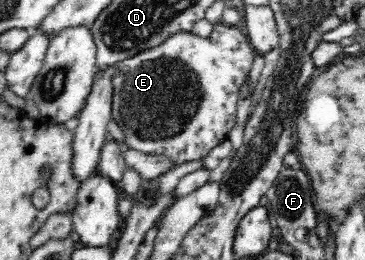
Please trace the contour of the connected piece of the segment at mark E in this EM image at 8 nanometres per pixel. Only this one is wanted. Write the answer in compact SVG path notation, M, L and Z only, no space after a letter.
M220 22L205 38L191 32L175 33L159 46L122 60L114 75L112 113L124 134L124 147L149 156L169 156L177 164L203 160L235 126L238 91L247 80L256 55L248 36L237 26Z

